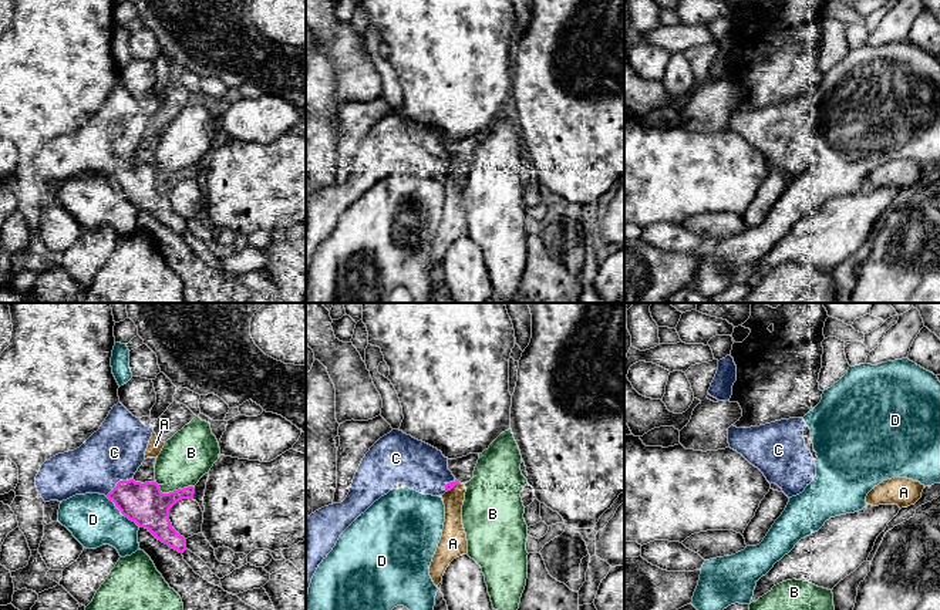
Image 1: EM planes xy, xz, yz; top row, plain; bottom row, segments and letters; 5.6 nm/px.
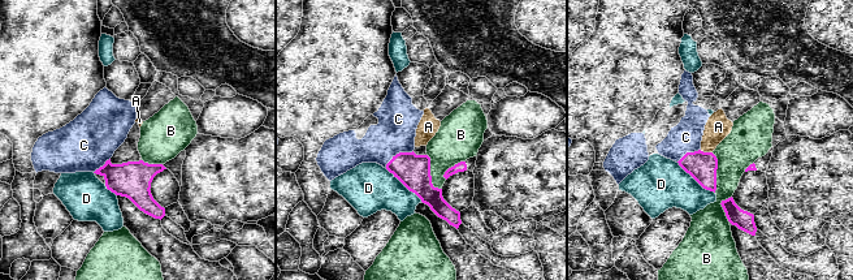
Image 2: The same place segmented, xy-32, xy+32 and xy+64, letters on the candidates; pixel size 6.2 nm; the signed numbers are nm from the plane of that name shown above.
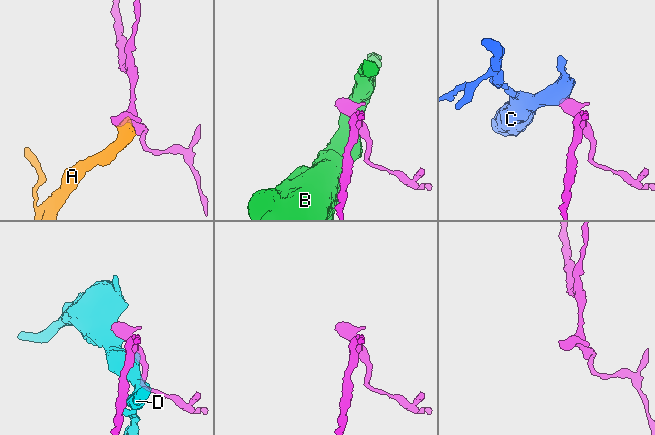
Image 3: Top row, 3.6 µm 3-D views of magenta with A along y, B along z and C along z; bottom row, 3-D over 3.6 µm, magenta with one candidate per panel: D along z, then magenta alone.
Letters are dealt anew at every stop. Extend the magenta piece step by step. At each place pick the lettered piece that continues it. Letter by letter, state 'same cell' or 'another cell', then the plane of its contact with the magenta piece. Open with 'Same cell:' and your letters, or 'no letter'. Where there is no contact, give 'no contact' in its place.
Same cell: C
A: another cell; contact in xz
B: another cell; contact in xy
C: same cell; contact in xy
D: another cell; contact in xy

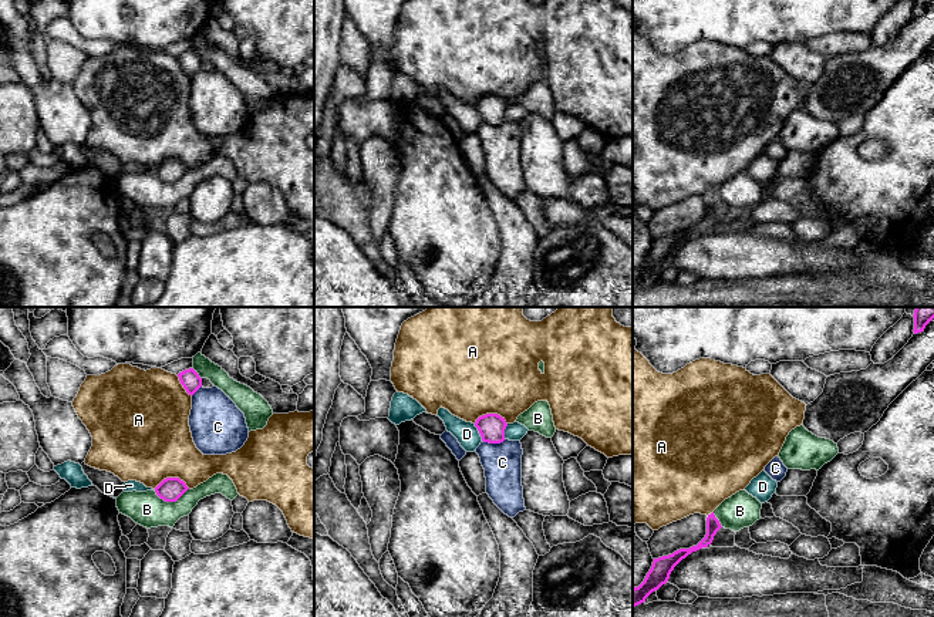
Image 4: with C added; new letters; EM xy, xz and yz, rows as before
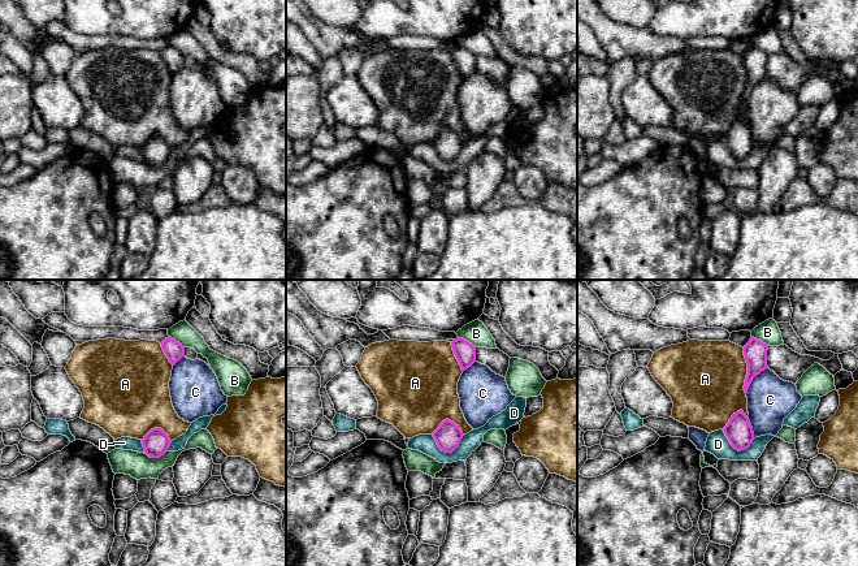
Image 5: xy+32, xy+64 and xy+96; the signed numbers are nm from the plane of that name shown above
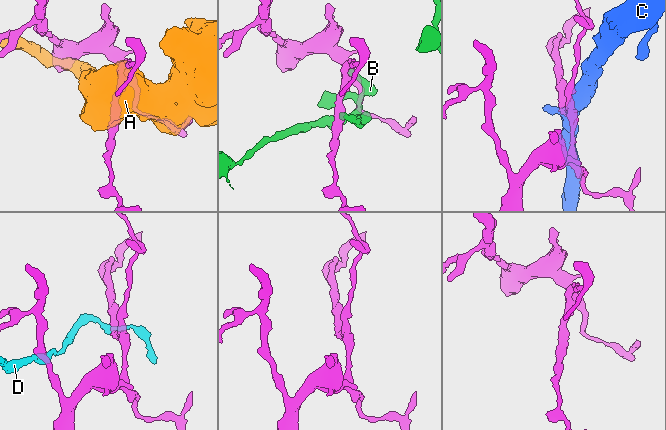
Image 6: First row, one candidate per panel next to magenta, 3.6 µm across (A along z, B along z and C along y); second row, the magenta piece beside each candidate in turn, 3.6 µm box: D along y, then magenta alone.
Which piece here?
Same cell: no letter
A: another cell; contact in xz
B: another cell; contact in xy
C: another cell; contact in xz
D: another cell; contact in xz

